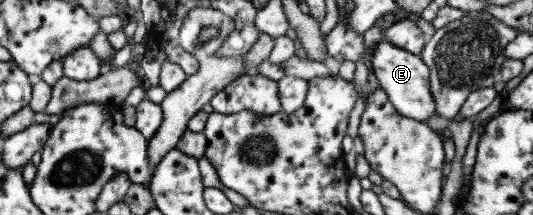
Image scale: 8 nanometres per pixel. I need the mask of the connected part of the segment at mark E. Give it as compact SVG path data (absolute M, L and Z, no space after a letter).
M387 42L375 45L370 55L370 67L377 79L379 88L387 95L388 101L400 116L425 123L436 114L434 100L428 85L428 66L419 56L407 53Z

